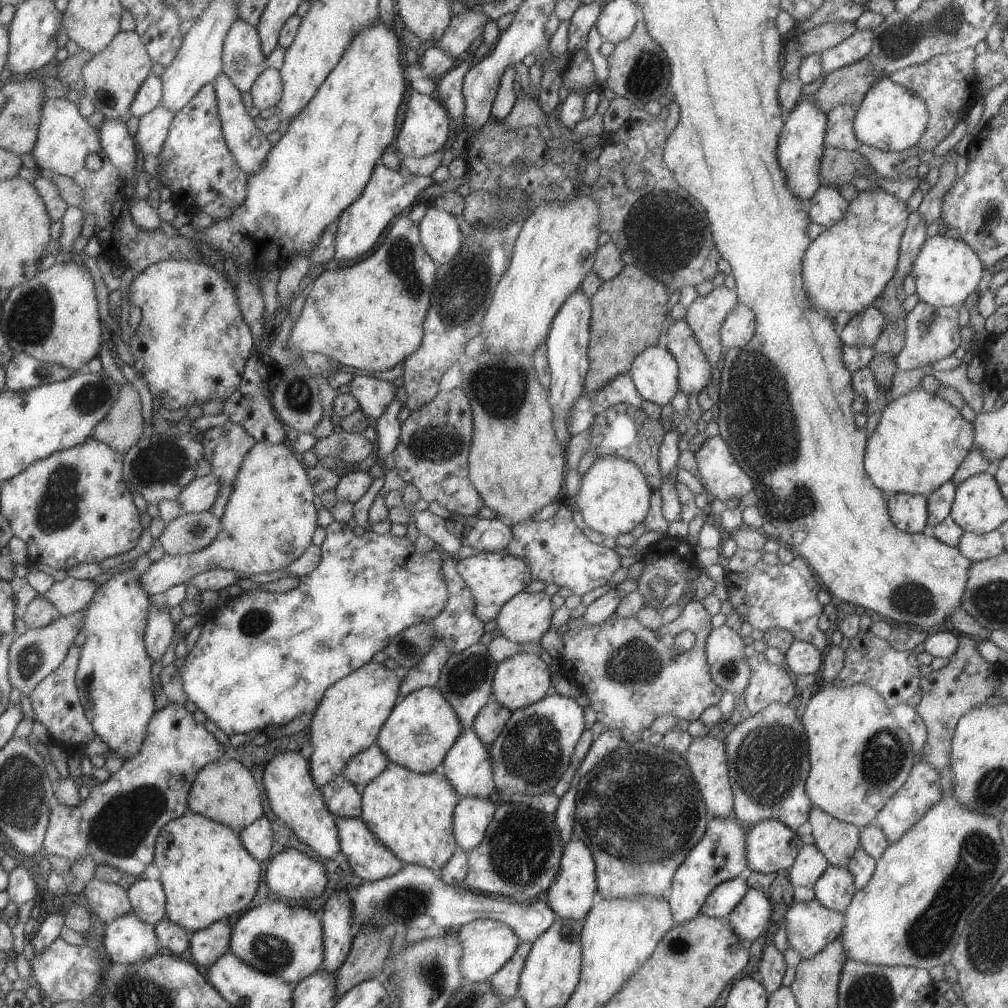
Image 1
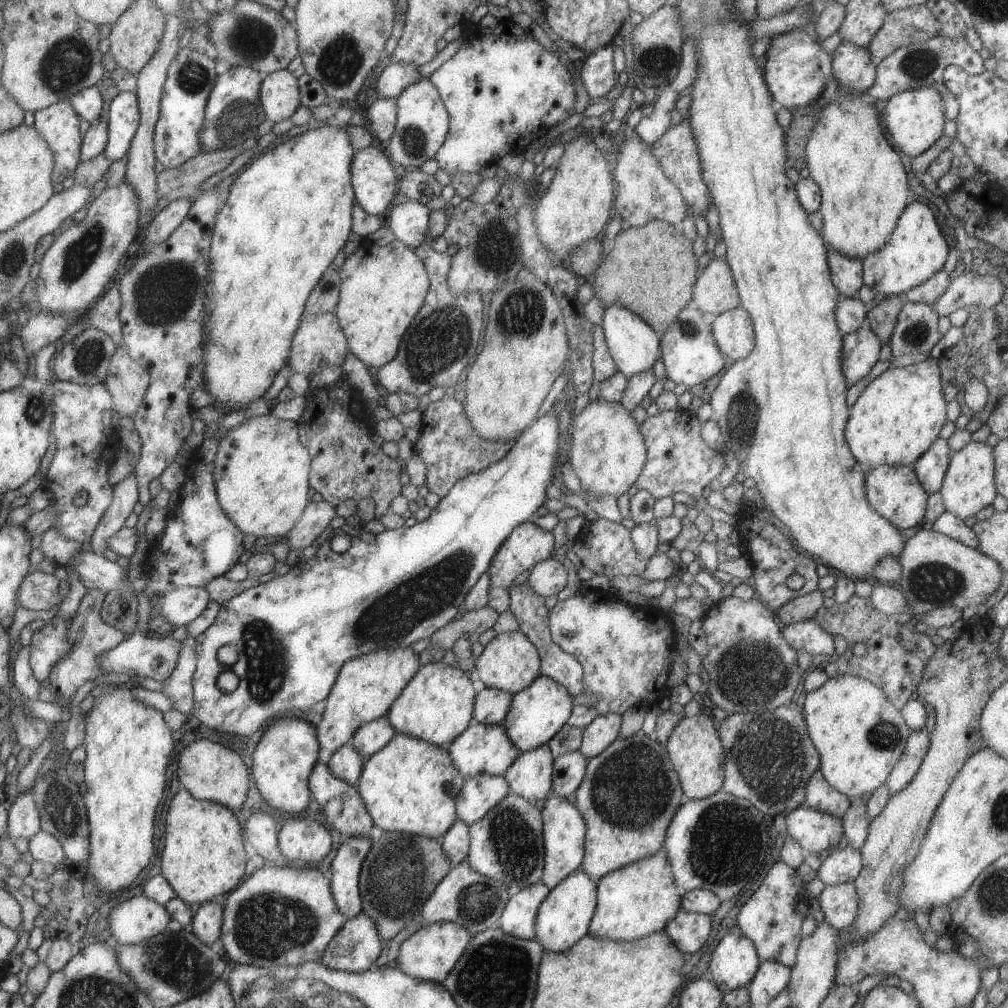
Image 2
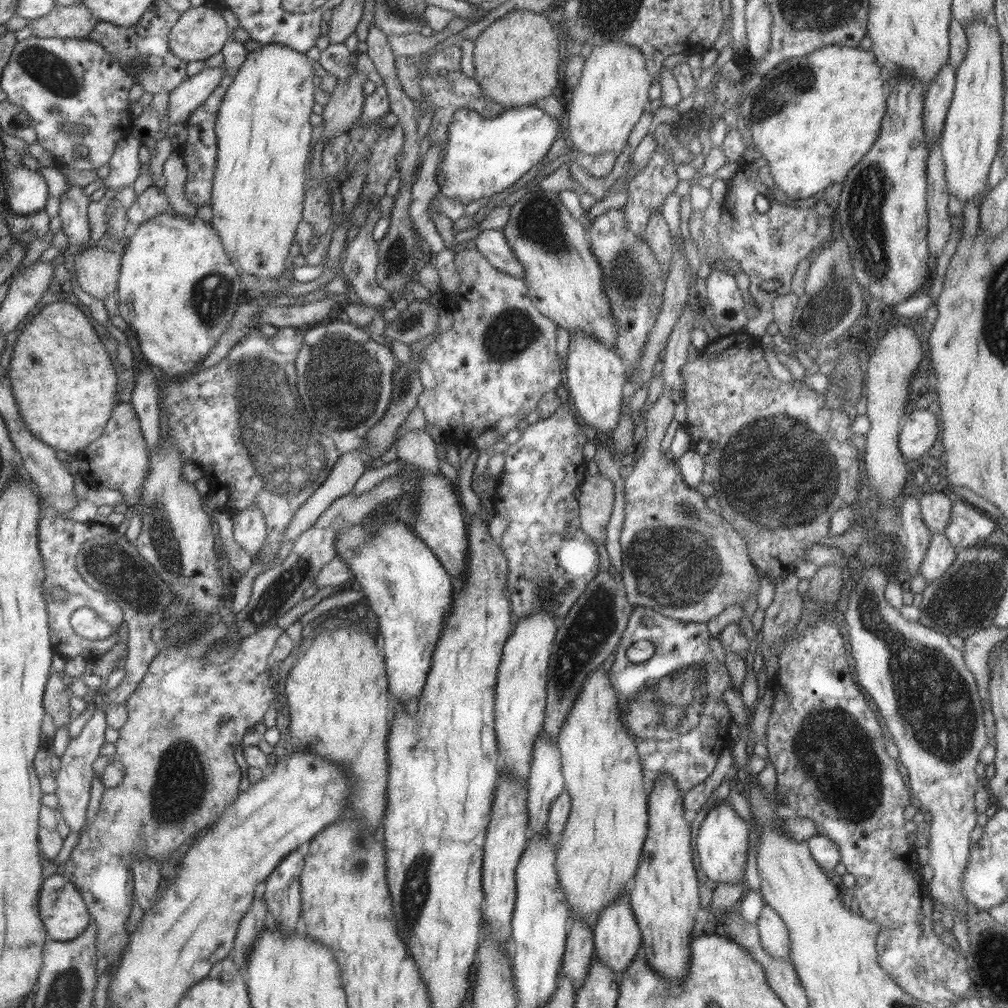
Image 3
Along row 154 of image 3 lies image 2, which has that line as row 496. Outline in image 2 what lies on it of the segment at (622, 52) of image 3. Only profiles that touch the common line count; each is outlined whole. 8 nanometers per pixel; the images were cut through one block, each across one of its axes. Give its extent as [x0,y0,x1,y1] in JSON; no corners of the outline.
[568,398,647,497]

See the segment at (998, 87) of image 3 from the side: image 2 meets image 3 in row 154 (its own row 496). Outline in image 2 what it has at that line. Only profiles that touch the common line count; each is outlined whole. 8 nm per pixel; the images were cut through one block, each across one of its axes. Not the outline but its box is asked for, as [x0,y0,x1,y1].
[940,442,997,520]

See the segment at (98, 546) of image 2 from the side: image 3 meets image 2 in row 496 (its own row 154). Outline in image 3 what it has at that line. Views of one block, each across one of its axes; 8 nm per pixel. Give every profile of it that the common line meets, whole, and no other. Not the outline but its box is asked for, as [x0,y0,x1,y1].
[104,134,141,189]

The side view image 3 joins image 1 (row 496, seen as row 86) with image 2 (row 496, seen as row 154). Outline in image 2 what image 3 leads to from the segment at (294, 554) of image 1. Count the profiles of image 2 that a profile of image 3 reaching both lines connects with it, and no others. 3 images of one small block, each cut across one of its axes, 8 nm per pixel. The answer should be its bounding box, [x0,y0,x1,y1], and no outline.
[213,414,311,538]

